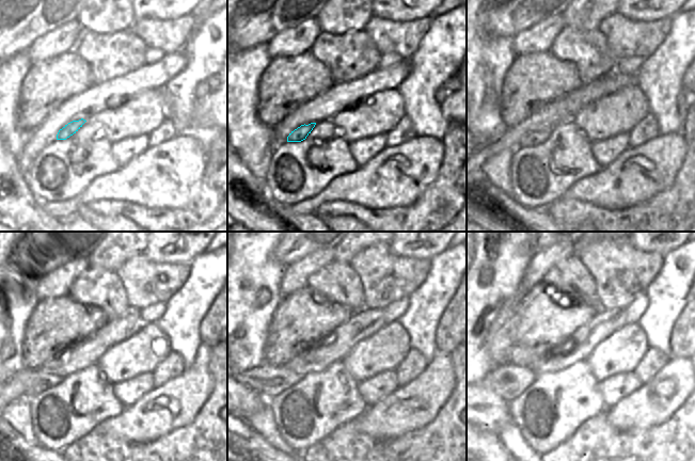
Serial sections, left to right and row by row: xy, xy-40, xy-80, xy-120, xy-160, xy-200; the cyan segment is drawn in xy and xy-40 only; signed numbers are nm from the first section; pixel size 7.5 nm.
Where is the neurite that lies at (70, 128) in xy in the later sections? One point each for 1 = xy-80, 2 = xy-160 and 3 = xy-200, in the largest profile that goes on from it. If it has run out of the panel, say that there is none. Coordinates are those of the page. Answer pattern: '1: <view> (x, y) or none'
1: xy-80 (535, 138)
2: xy-160 (269, 381)
3: xy-200 (508, 381)

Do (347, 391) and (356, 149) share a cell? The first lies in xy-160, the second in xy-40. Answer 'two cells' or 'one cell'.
two cells

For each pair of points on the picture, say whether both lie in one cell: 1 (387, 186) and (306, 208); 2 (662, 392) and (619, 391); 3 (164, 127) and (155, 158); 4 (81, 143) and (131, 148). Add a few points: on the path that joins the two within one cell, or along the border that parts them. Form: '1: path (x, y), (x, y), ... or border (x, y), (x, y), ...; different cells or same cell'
1: path (366, 186), (343, 188), (327, 195); same cell
2: border (644, 383), (613, 404); different cells
3: border (175, 134), (157, 145), (148, 146); different cells
4: border (111, 142), (111, 153), (120, 167); different cells

